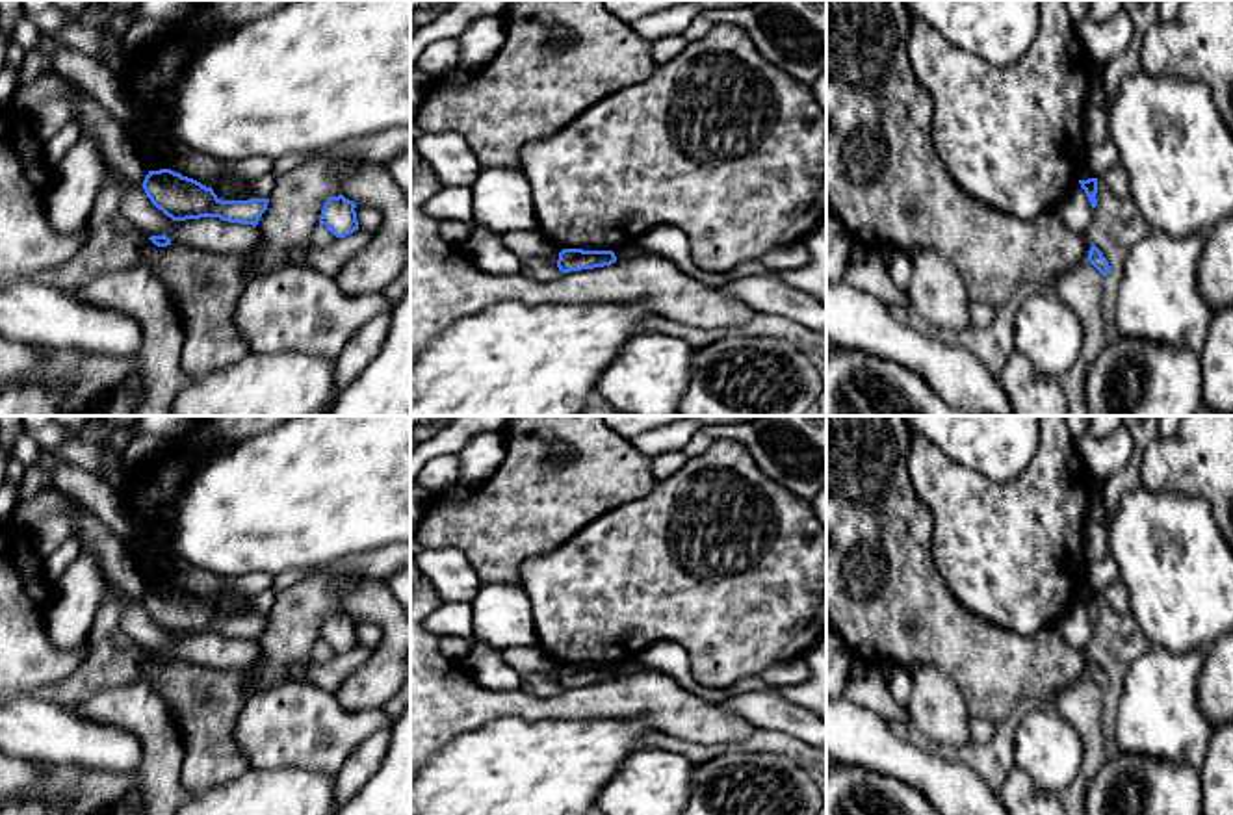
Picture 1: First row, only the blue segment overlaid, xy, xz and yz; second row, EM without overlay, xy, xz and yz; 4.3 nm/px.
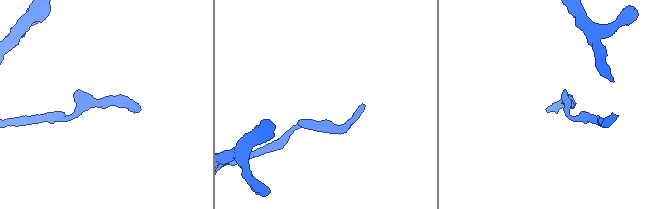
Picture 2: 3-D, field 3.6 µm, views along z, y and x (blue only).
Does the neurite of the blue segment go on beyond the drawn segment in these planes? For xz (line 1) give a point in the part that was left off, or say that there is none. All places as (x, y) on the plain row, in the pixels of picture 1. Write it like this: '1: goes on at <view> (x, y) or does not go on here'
1: does not go on here

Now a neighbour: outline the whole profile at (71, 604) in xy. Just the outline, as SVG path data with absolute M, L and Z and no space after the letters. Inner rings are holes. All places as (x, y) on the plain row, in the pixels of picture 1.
M82 548L45 598L46 631L58 650L76 650L87 640L108 587L98 557Z

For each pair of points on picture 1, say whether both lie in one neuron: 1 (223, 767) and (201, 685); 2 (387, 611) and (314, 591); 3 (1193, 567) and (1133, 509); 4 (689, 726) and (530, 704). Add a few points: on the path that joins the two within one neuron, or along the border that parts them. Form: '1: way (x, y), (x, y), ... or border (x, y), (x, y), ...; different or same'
1: way (210, 747), (205, 706); same
2: border (363, 580), (348, 595), (342, 609); different
3: way (1189, 546), (1181, 530), (1170, 530), (1154, 520); same
4: way (650, 700), (569, 702); same

